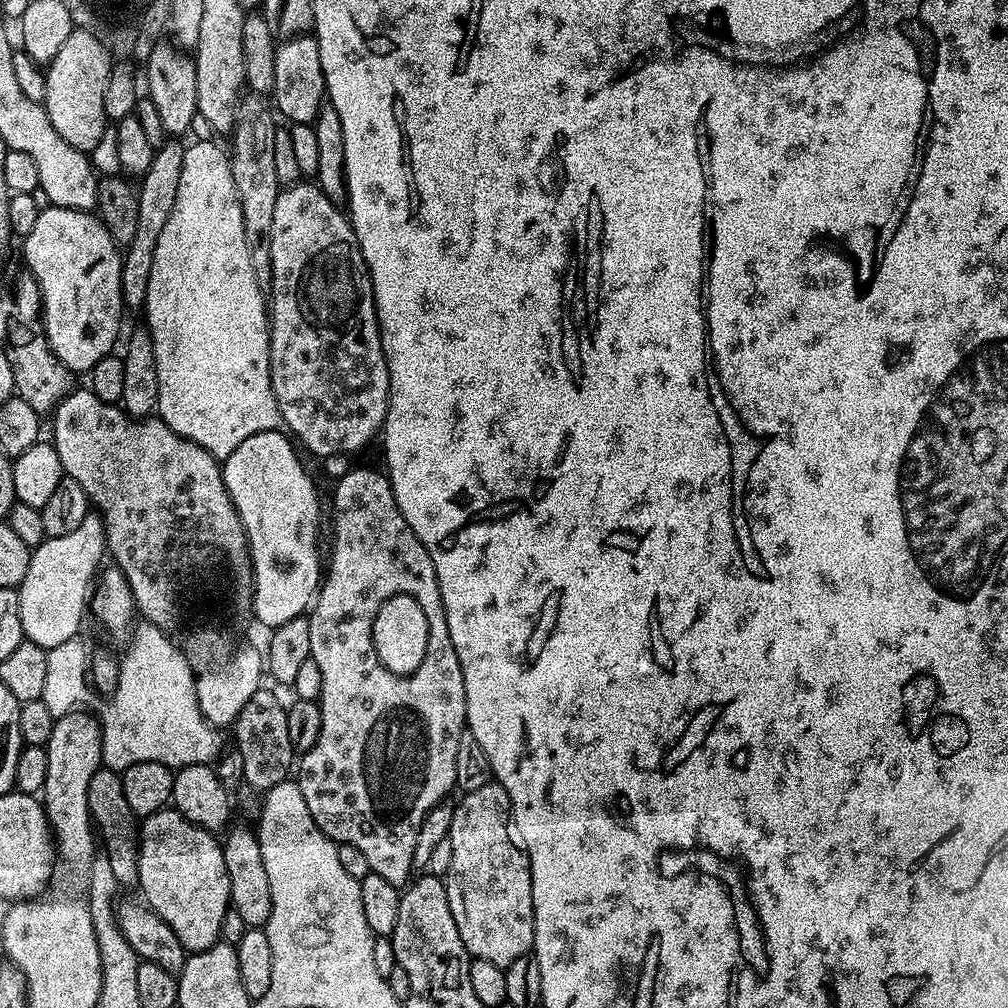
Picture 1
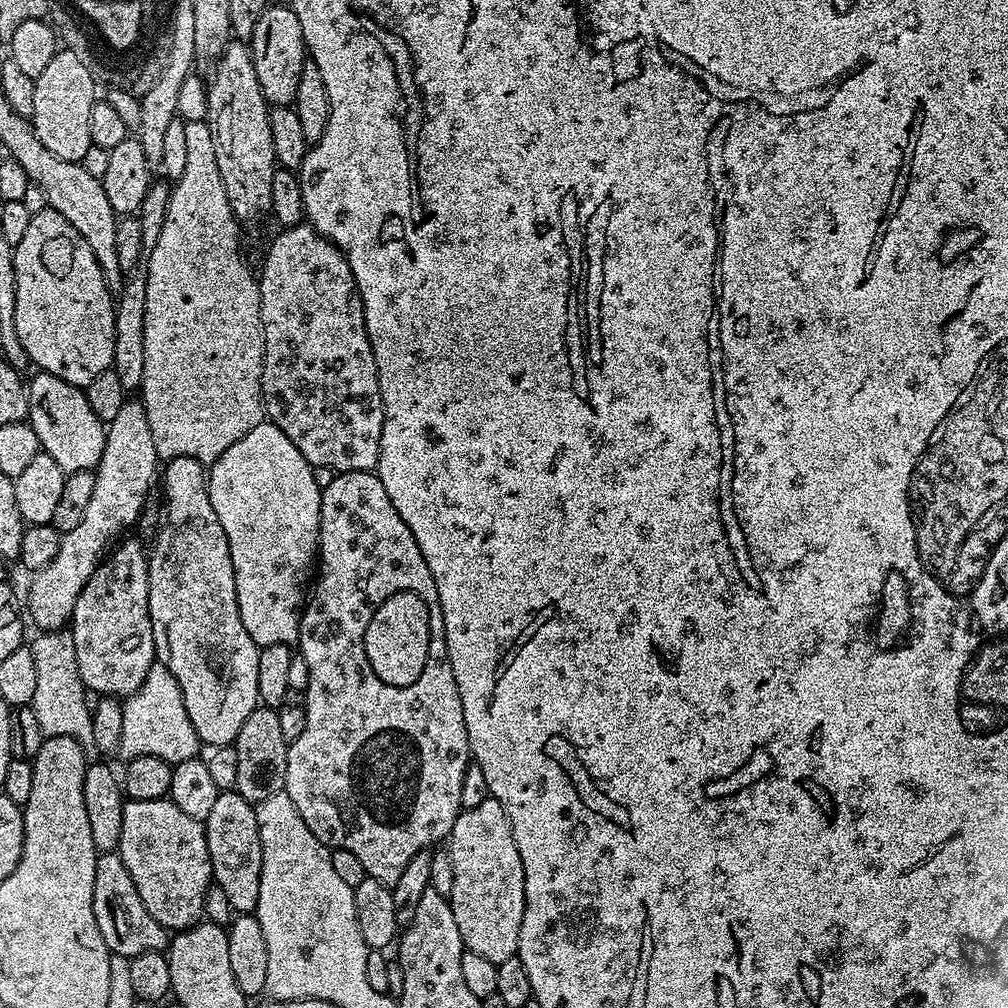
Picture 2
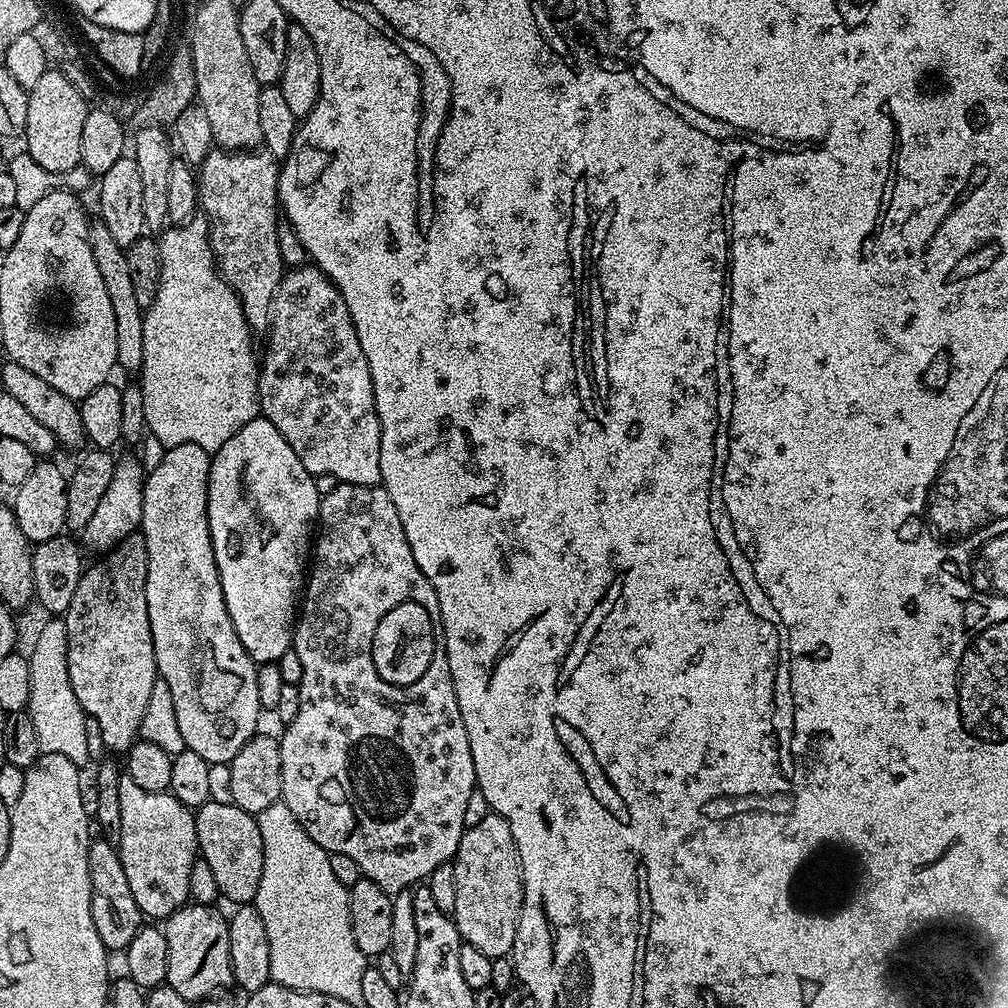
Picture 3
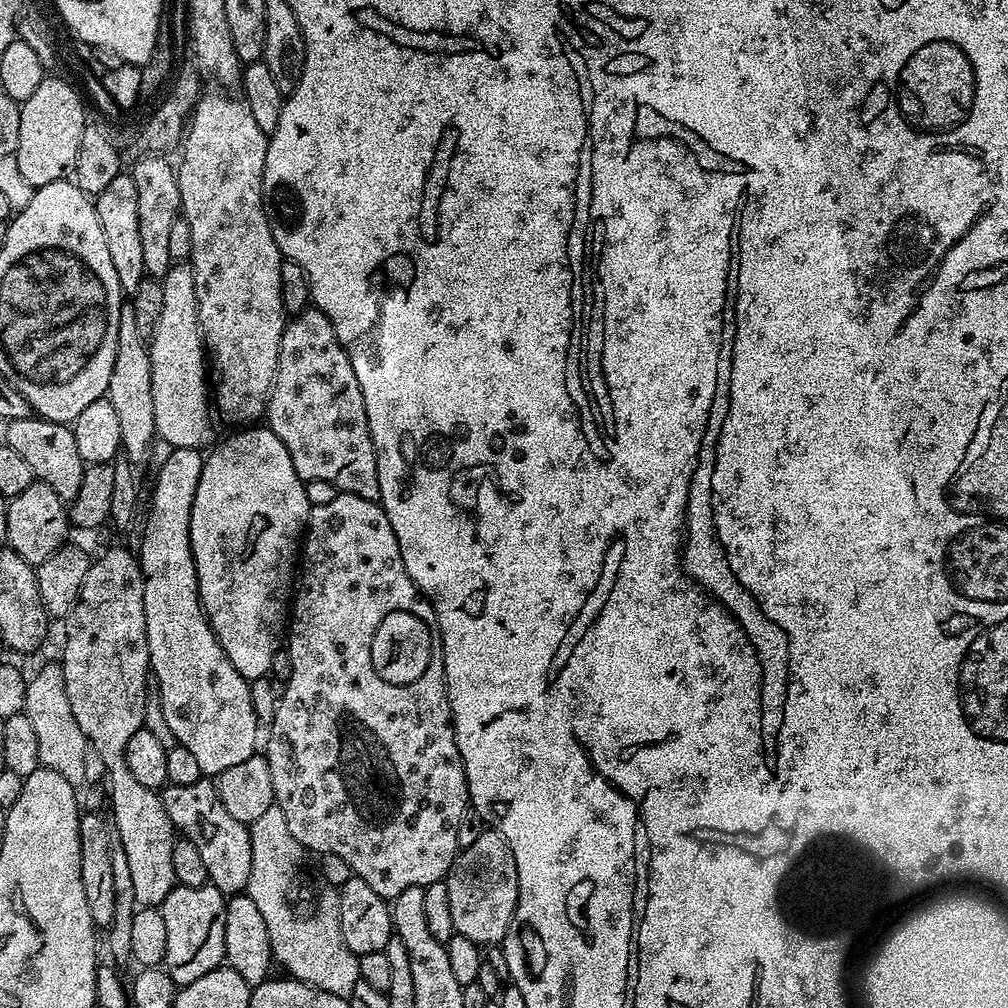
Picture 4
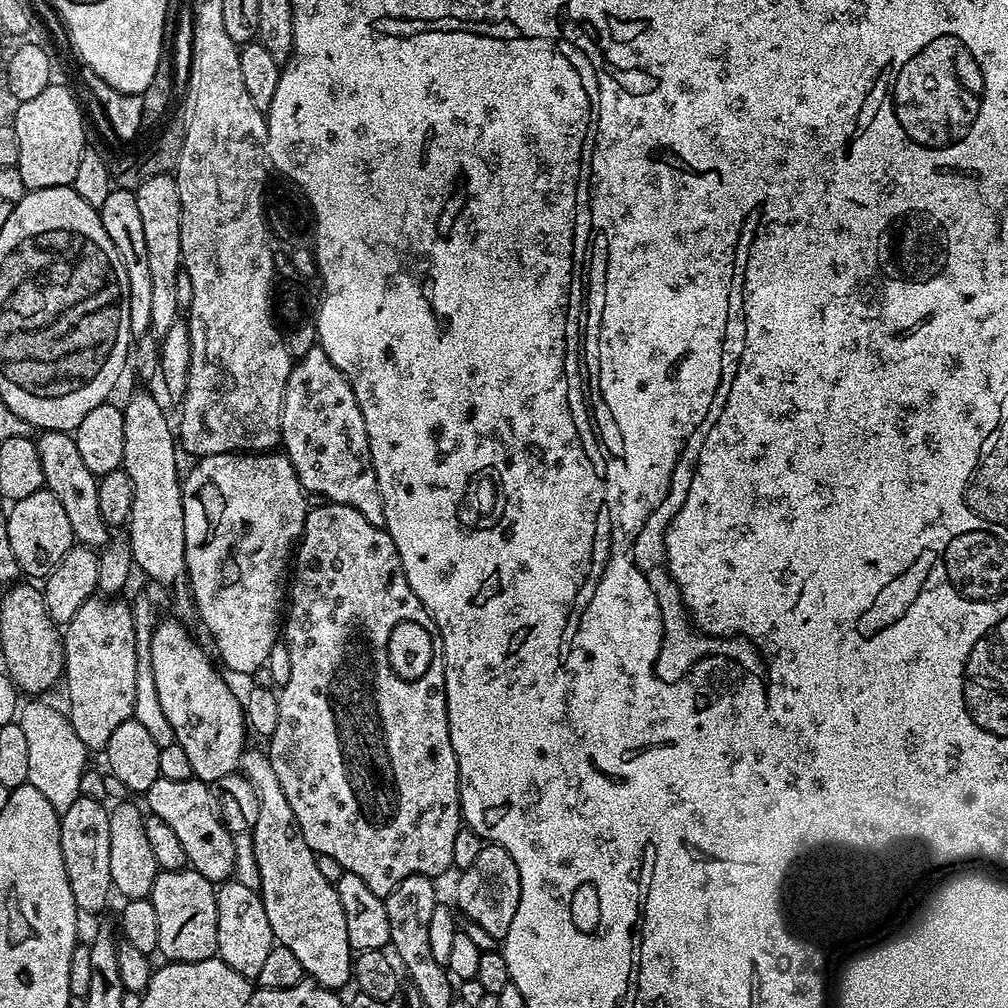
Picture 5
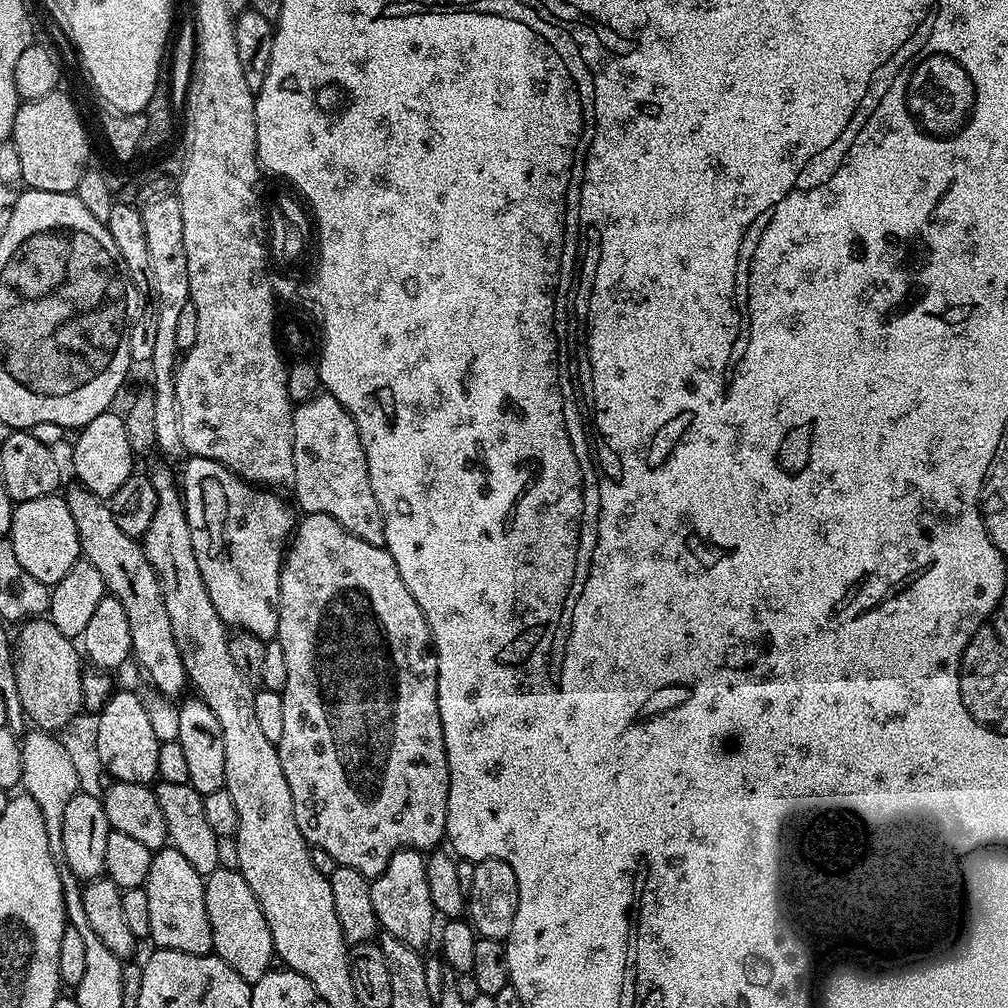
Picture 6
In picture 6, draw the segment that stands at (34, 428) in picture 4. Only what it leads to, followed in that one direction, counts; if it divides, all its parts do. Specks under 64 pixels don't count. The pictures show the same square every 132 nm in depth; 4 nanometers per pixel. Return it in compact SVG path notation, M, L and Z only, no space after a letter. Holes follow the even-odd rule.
M73 486L69 492L63 493L66 506L70 506L70 515L74 518L74 526L78 526L78 542L83 559L91 562L98 569L98 574L102 574L102 582L105 589L111 595L122 602L122 607L126 610L126 618L130 622L130 638L132 639L132 656L140 663L142 671L148 675L148 680L153 689L161 696L176 698L183 688L186 688L186 677L182 658L178 646L174 642L174 630L170 630L170 618L166 614L166 602L163 594L160 593L160 579L150 566L146 558L141 541L130 534L122 534L122 529L118 522L114 522L114 514L111 507L101 497L95 496L90 490L79 486Z

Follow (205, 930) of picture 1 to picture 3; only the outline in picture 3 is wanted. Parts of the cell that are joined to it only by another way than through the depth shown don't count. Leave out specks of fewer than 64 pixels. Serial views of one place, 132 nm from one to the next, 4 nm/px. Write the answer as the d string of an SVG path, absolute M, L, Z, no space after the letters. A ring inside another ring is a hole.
M126 774L120 777L118 802L122 806L118 851L130 894L145 917L172 916L190 900L190 870L200 846L193 809L178 803L169 791L142 790Z

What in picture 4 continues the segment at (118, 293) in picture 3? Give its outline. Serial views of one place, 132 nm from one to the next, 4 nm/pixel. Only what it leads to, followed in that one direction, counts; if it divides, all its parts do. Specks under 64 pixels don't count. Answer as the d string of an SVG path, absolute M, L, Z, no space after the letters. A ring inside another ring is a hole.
M131 302L120 305L118 322L118 350L114 354L114 370L110 370L110 386L106 399L112 403L118 413L118 422L122 425L122 450L133 465L140 463L148 456L152 440L157 439L154 422L154 390L150 382L149 341L138 330L138 321L134 318L134 306Z

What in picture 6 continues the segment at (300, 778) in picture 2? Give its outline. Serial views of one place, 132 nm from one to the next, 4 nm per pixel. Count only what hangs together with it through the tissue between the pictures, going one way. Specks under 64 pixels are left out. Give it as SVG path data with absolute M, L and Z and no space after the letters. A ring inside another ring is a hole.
M309 512L301 515L290 537L284 566L280 570L280 613L275 639L280 641L282 654L286 654L282 738L275 744L276 753L282 762L282 774L286 774L286 786L290 786L294 822L298 822L298 830L302 830L304 839L312 848L328 851L339 867L358 870L358 874L369 878L380 876L390 858L394 858L401 848L435 849L439 845L436 843L443 841L446 836L448 809L448 759L442 718L438 714L438 658L429 652L432 635L428 619L422 614L418 602L414 602L414 594L410 594L406 582L402 582L402 574L398 574L398 566L388 549L350 534L326 514Z

